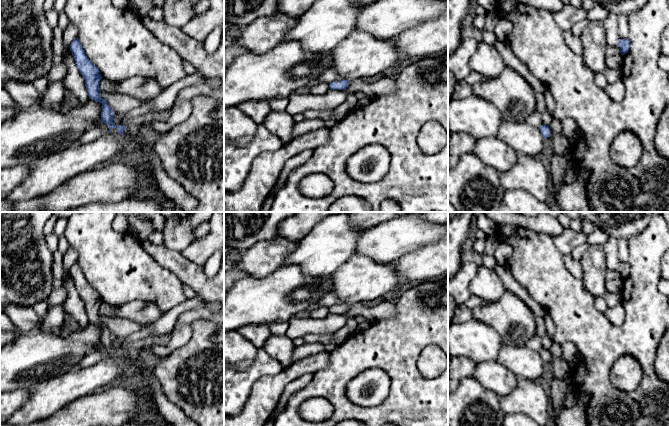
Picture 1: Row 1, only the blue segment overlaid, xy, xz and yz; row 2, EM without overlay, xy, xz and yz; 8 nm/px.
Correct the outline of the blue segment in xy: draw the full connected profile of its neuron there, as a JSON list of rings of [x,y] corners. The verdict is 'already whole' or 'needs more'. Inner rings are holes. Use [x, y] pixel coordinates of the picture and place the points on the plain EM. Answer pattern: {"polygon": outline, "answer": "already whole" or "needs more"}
{"polygon": [[[76,262],[70,268],[70,275],[73,279],[75,288],[85,304],[85,310],[89,323],[102,328],[101,345],[109,350],[109,356],[122,358],[129,354],[126,350],[116,350],[113,347],[114,336],[107,325],[100,319],[99,307],[102,304],[99,293],[87,282],[79,264]]], "answer": "needs more"}

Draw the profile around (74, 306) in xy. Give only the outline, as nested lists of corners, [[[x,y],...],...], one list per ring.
[[[69,248],[63,255],[63,267],[65,274],[63,286],[67,293],[63,305],[66,313],[74,318],[78,326],[81,328],[85,328],[89,324],[89,320],[85,310],[85,304],[78,294],[73,279],[70,275],[70,268],[74,263],[77,262],[77,258],[78,252],[73,248]]]

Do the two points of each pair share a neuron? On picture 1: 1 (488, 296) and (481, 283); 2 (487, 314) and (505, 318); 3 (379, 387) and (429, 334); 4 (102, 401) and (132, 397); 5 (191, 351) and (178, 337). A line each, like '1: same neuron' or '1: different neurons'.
1: same neuron
2: same neuron
3: different neurons
4: same neuron
5: different neurons

